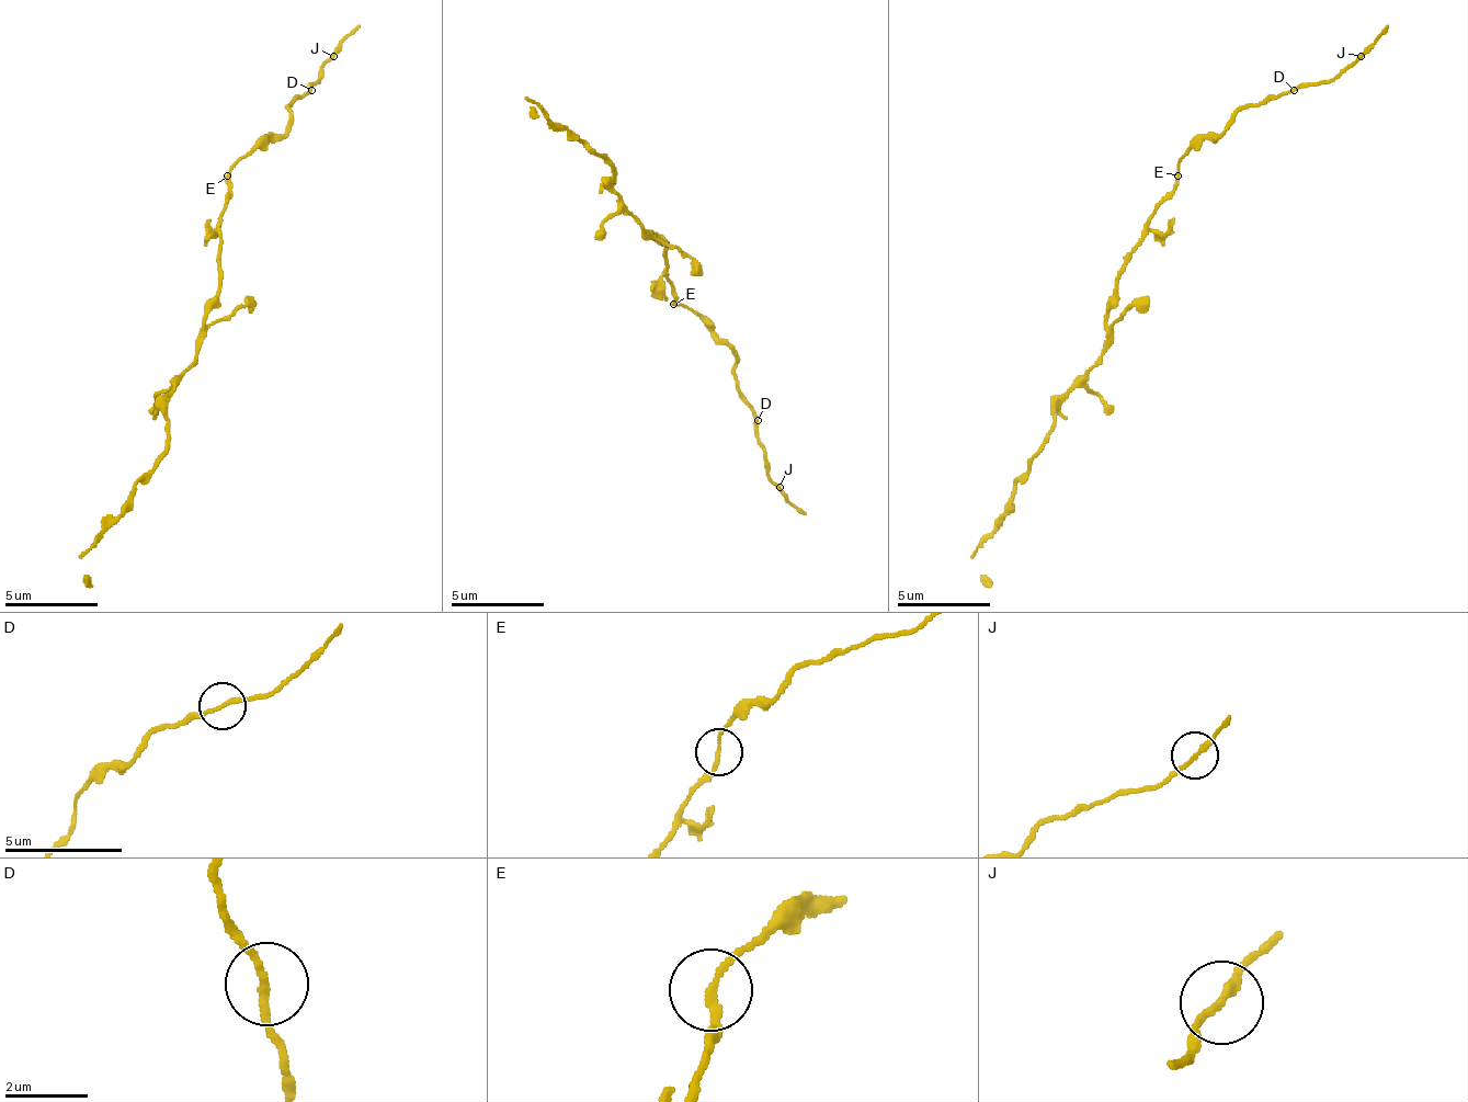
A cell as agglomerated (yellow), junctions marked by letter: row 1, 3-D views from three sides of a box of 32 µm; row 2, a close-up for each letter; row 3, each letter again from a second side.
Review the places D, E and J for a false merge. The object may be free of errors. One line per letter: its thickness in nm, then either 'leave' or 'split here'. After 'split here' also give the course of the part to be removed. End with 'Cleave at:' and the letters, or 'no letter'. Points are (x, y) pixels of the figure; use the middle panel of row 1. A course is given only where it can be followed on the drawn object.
D: 180 nm thick; leave
E: 160 nm thick; split here; foreign part runs (672, 306), (668, 250), (612, 190), (612, 167), (533, 101), (528, 106), (533, 120)
J: 180 nm thick; leave
Cleave at: E

